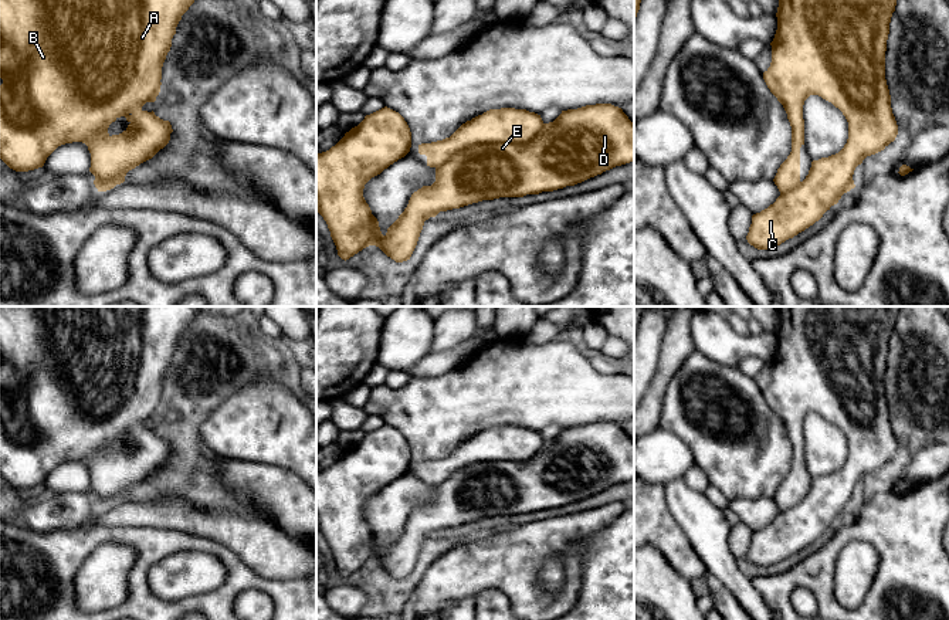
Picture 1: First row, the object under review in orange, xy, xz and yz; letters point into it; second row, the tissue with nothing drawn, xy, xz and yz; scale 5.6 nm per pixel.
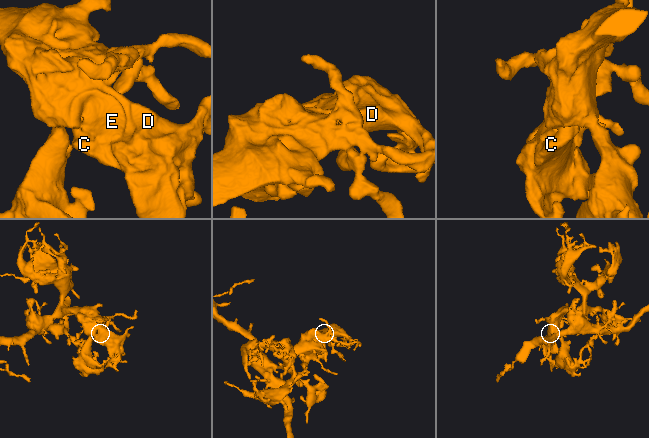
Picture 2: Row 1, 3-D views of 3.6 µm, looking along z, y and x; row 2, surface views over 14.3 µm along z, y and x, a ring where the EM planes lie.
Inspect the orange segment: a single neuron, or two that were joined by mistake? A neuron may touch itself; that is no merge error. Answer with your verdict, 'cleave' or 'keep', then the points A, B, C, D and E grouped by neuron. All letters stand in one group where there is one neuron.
keep | A B C D E

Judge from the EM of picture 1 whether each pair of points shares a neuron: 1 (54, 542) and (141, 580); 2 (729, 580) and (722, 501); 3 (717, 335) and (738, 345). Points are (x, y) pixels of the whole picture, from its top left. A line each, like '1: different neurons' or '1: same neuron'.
1: same neuron
2: different neurons
3: same neuron

